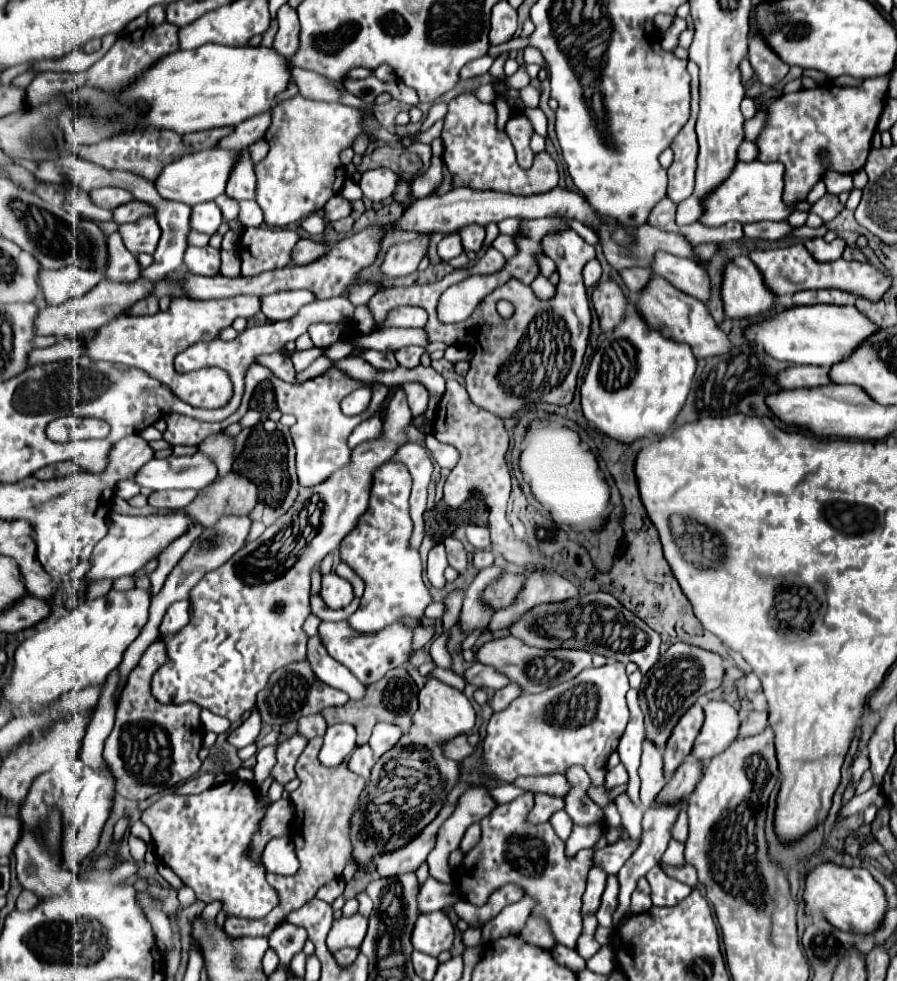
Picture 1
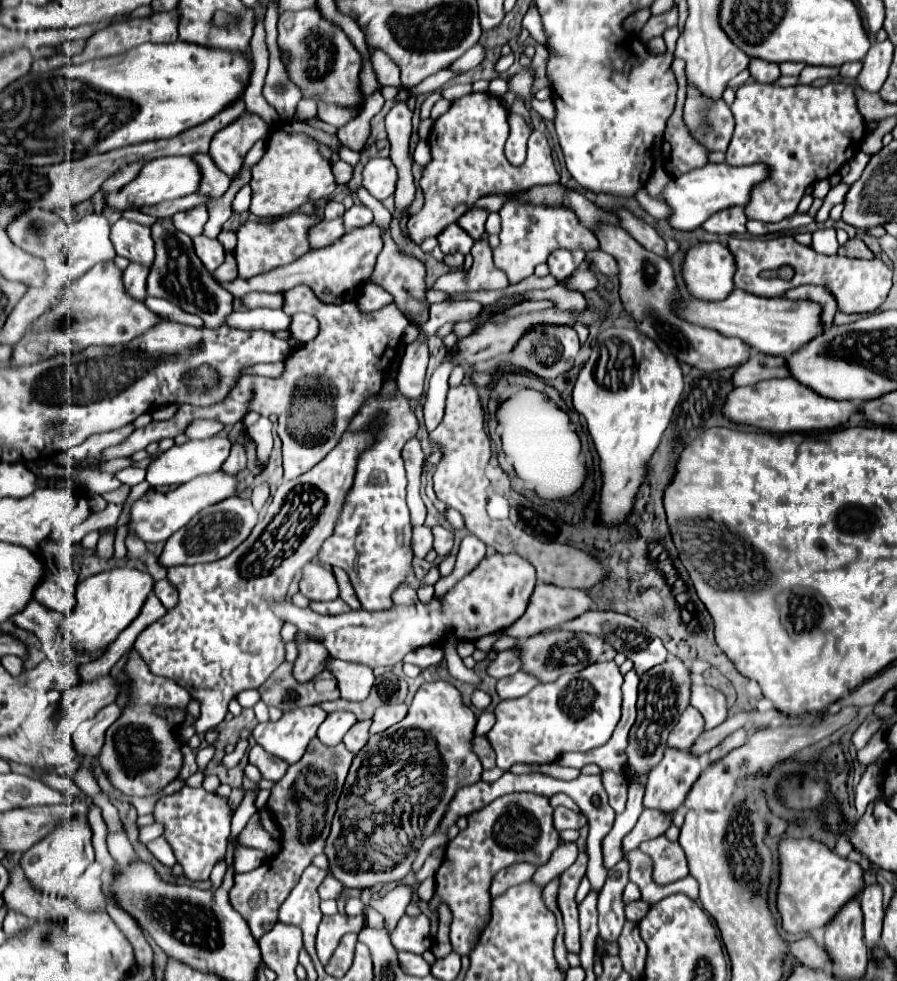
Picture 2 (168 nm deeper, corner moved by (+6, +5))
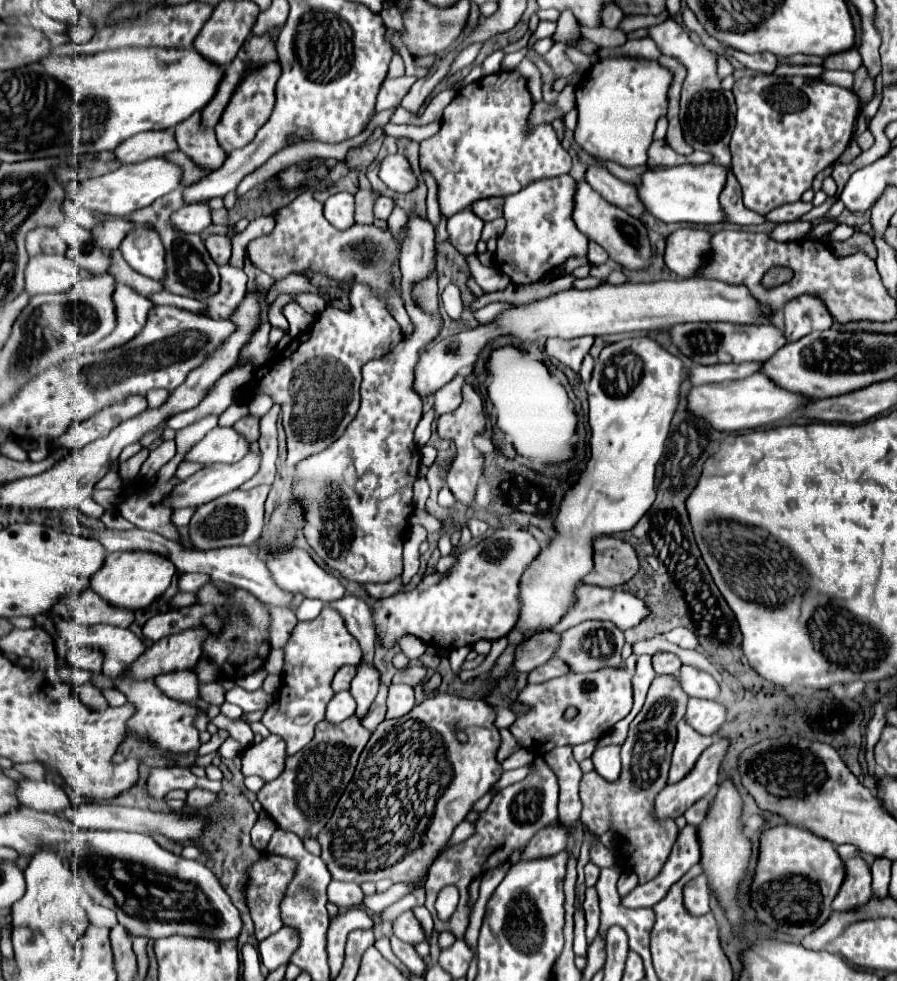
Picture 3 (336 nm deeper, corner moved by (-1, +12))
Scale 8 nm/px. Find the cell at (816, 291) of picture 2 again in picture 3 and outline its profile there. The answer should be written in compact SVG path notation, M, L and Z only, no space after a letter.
M812 294L796 296L784 304L784 332L790 340L798 340L814 330L828 330L832 326L832 316L826 312L824 300Z

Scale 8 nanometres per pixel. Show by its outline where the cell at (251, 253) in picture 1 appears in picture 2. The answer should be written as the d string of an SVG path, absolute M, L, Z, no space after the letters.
M293 211L291 215L279 217L275 221L251 221L251 223L241 225L237 231L239 243L235 249L239 277L249 279L249 277L261 275L261 273L271 271L275 267L293 263L295 259L299 259L301 255L311 251L307 233L311 231L311 227L315 227L315 223L319 223L319 213Z

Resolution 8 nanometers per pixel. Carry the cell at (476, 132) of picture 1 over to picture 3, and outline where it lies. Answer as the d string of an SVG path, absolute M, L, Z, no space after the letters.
M498 72L480 78L482 84L472 82L458 90L456 98L444 108L440 132L420 142L419 164L422 172L430 172L438 184L438 204L442 216L450 218L472 202L490 196L508 196L526 188L540 178L554 178L570 172L570 154L560 146L558 136L550 124L542 124L526 132L526 120L532 110L532 96L526 88L526 78L518 72Z

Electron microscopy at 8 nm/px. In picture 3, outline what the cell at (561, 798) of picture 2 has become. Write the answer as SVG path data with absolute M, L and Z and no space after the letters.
M656 676L646 702L634 722L626 742L622 744L622 776L618 782L610 784L596 772L588 772L580 780L580 800L582 800L582 824L596 836L606 830L614 830L620 840L620 854L626 860L626 866L638 874L640 884L656 878L662 870L662 864L672 852L672 844L680 830L674 820L652 820L652 804L656 794L666 786L672 748L676 742L676 724L684 718L688 706L688 696L676 684L676 676Z

